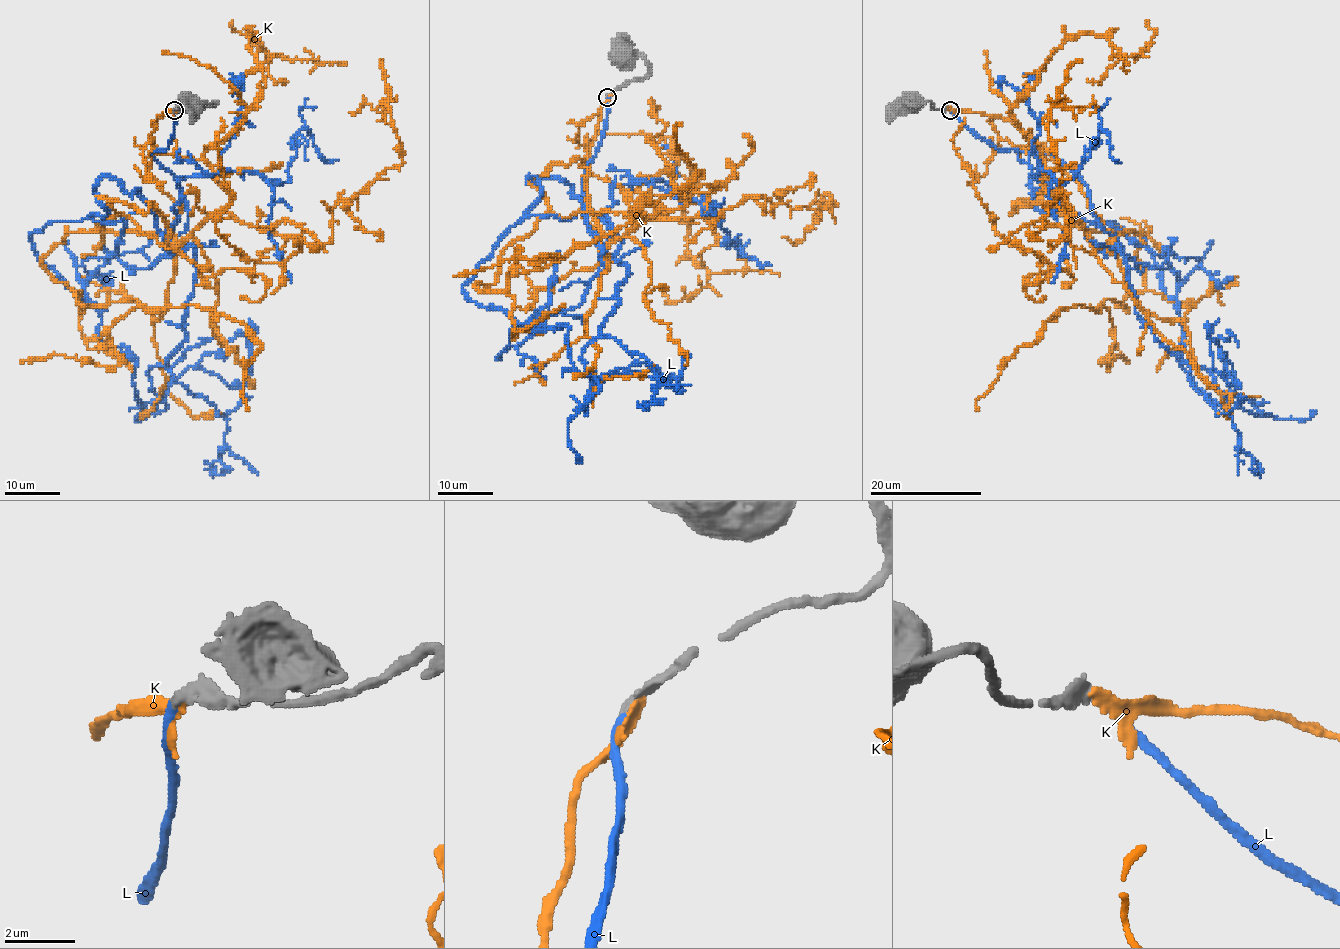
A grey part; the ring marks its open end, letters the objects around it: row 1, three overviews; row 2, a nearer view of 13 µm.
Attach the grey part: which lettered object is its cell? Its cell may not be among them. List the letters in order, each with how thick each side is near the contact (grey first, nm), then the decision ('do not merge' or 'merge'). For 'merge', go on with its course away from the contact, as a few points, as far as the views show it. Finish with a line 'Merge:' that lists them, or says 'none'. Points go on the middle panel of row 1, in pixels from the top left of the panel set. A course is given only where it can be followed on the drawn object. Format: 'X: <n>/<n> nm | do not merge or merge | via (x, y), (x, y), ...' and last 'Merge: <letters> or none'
K: 360/240 nm | do not merge
L: 280/240 nm | merge | via (607, 98), (583, 201), (628, 274), (581, 354), (594, 378), (675, 382), (682, 366)
Merge: L

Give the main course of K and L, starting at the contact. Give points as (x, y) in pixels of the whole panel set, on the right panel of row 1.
K: (948, 109), (1032, 135), (1111, 239), (1012, 212), (1120, 228), (1143, 270), (1125, 306), (1044, 323), (978, 411)
L: (951, 110), (996, 148), (1054, 154), (1078, 177), (1135, 313), (1231, 400), (1212, 365), (1219, 319)

